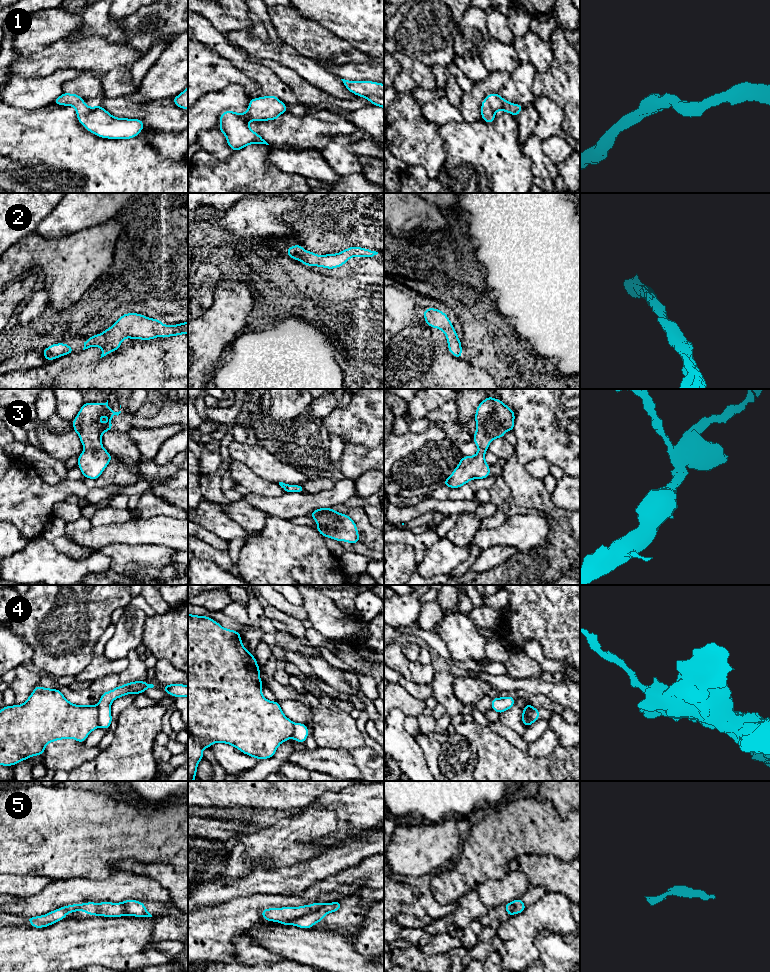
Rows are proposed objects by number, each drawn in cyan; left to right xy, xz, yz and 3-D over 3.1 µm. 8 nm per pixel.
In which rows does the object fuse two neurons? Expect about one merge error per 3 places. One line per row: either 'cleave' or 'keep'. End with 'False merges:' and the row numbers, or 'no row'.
1: keep
2: keep
3: keep
4: cleave
5: cleave
False merges: 4, 5

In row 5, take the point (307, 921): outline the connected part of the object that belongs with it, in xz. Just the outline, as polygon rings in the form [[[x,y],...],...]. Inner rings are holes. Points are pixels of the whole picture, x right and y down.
[[[340,901],[326,903],[321,908],[314,912],[311,912],[309,914],[306,914],[302,917],[293,920],[289,920],[287,922],[282,922],[282,924],[285,926],[293,925],[303,929],[310,929],[317,922],[323,921],[326,914],[336,912],[340,910],[340,908],[341,908]]]

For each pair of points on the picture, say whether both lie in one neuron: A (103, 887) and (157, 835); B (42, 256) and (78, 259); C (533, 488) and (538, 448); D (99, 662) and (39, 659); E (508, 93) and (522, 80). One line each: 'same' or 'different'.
A: different
B: same
C: different
D: different
E: same

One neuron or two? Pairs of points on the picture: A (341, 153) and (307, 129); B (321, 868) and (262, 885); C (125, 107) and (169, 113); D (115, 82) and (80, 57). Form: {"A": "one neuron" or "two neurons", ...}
{"A": "two neurons", "B": "one neuron", "C": "one neuron", "D": "two neurons"}

